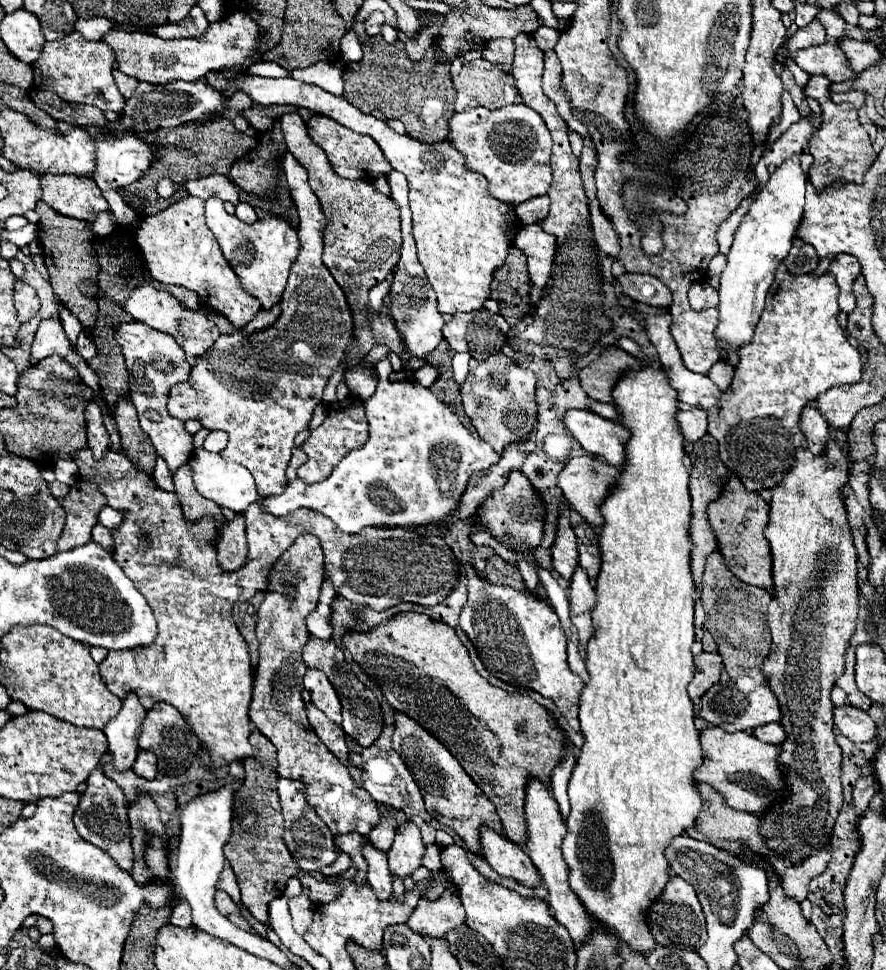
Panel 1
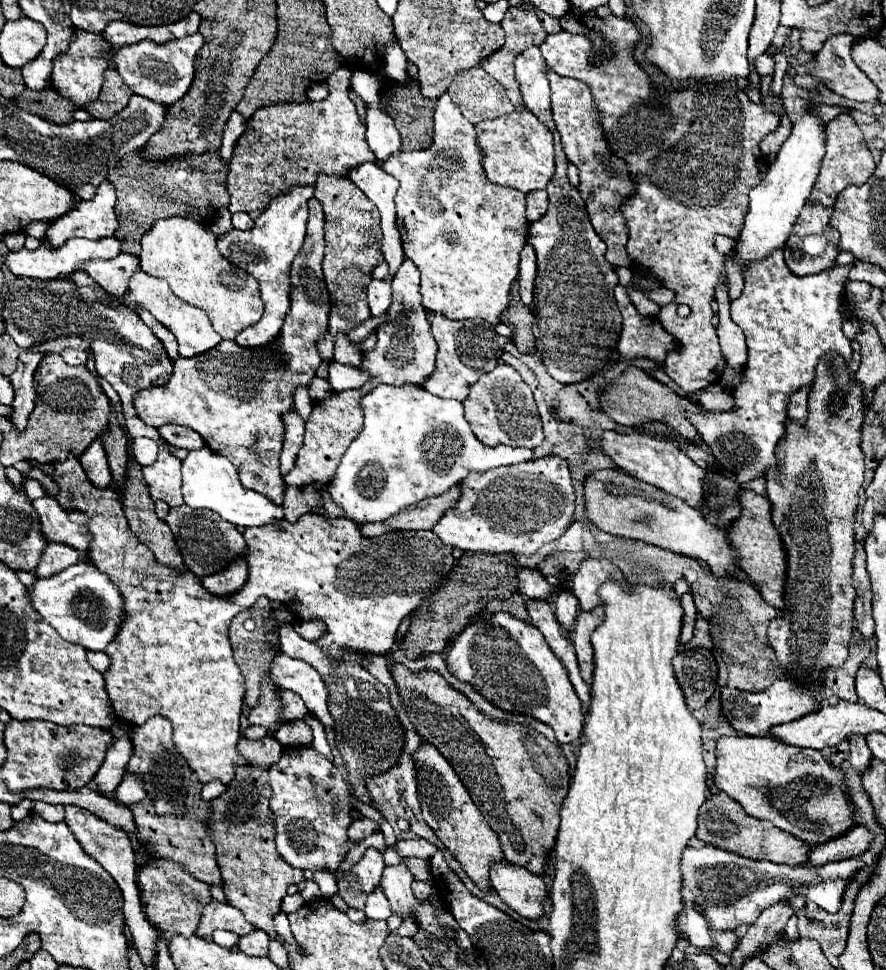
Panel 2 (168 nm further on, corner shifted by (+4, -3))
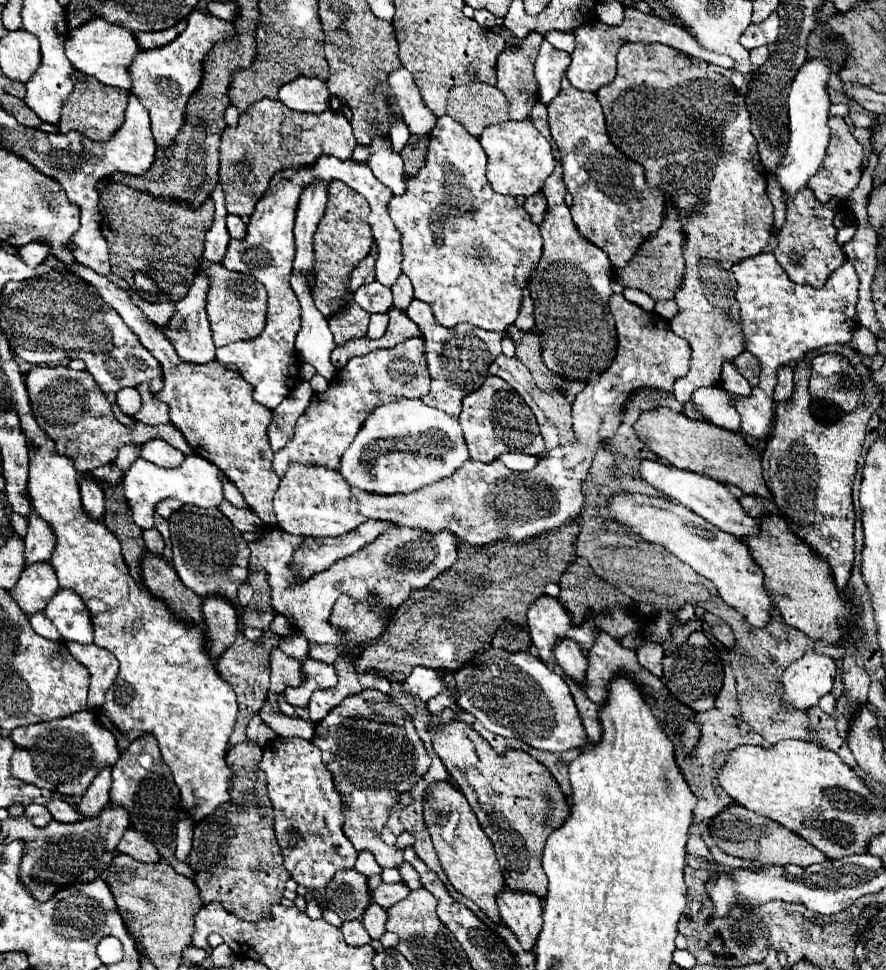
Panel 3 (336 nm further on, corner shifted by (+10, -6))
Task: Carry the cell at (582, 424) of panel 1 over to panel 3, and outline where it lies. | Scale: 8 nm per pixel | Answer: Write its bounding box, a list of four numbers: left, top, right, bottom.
[641,460,761,538]

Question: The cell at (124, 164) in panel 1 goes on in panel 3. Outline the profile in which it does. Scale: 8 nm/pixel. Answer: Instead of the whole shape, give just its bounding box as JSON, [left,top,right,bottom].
[17,242,49,266]

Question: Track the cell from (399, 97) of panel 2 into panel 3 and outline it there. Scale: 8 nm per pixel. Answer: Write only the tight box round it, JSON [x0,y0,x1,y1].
[401,136,429,176]

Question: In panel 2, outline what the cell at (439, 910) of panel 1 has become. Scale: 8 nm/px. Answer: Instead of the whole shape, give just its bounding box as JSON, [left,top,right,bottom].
[397,915,417,937]

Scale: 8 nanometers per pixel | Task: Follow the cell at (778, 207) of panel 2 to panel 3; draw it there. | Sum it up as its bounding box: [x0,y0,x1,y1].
[771,58,829,200]

